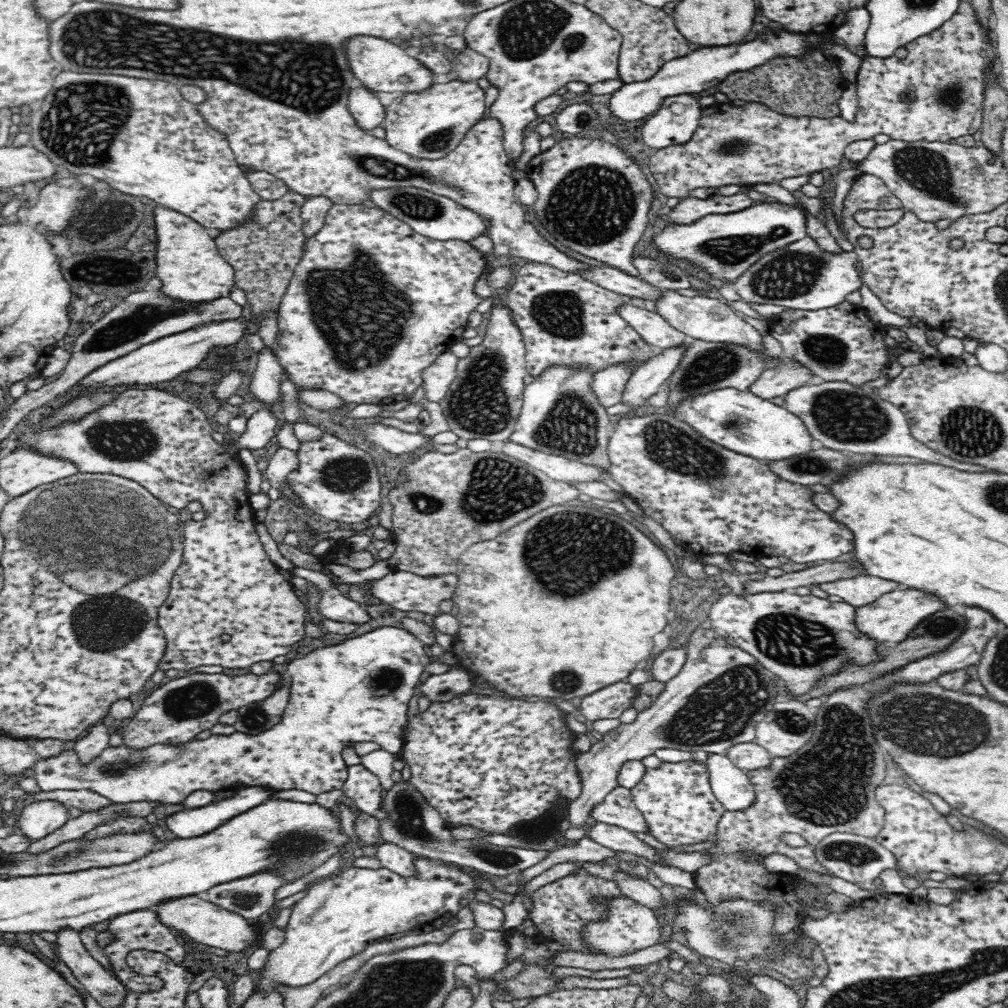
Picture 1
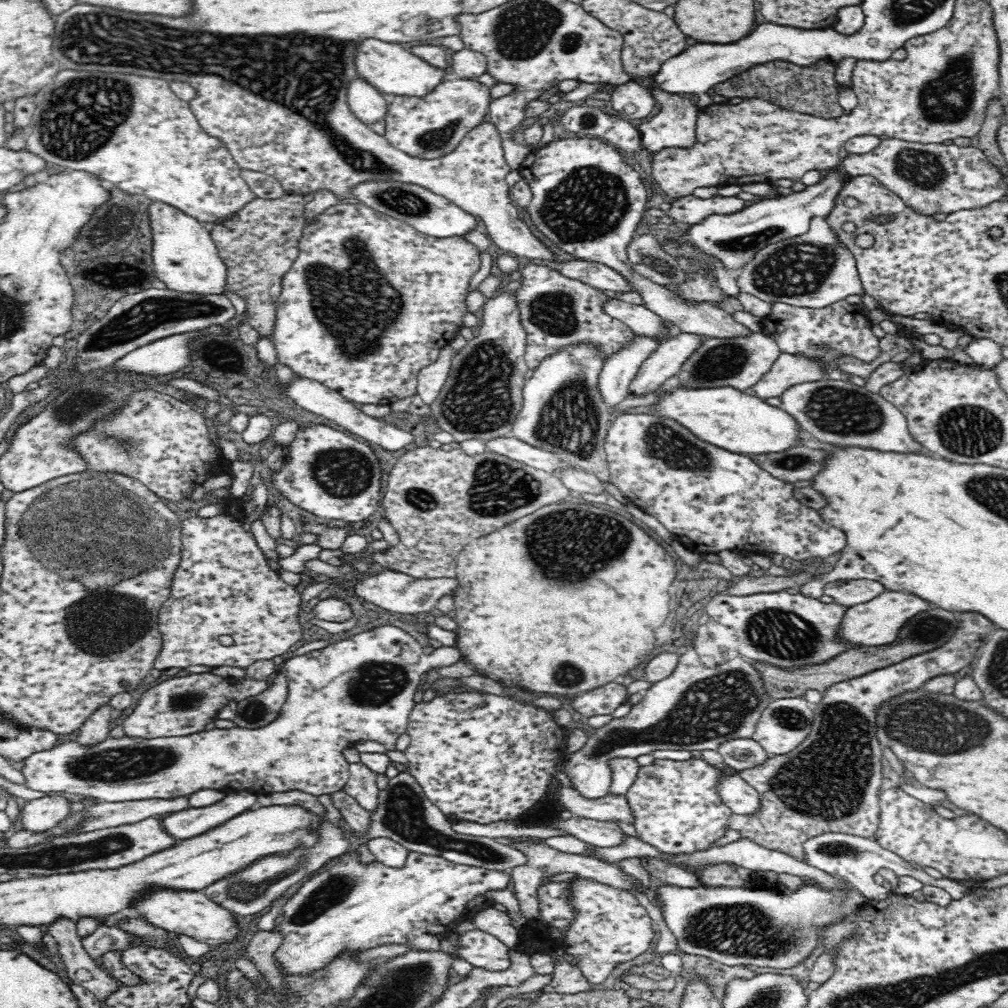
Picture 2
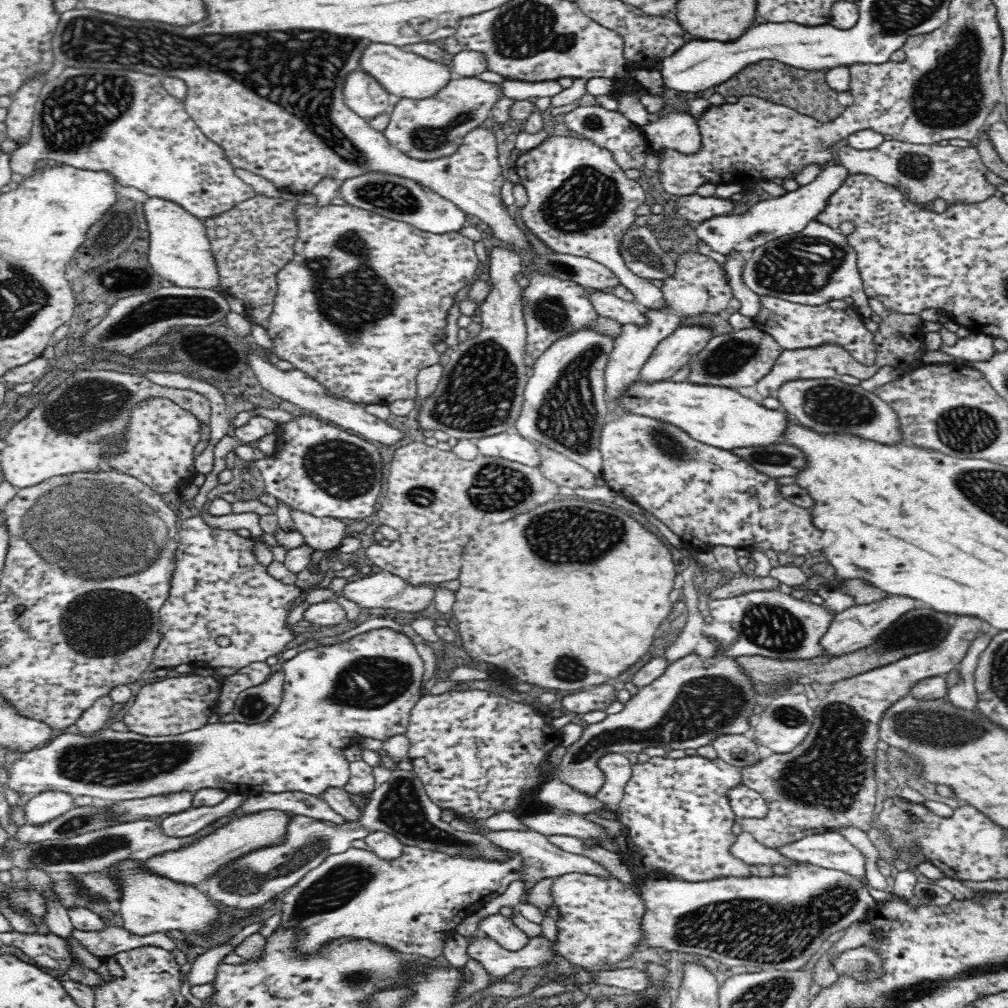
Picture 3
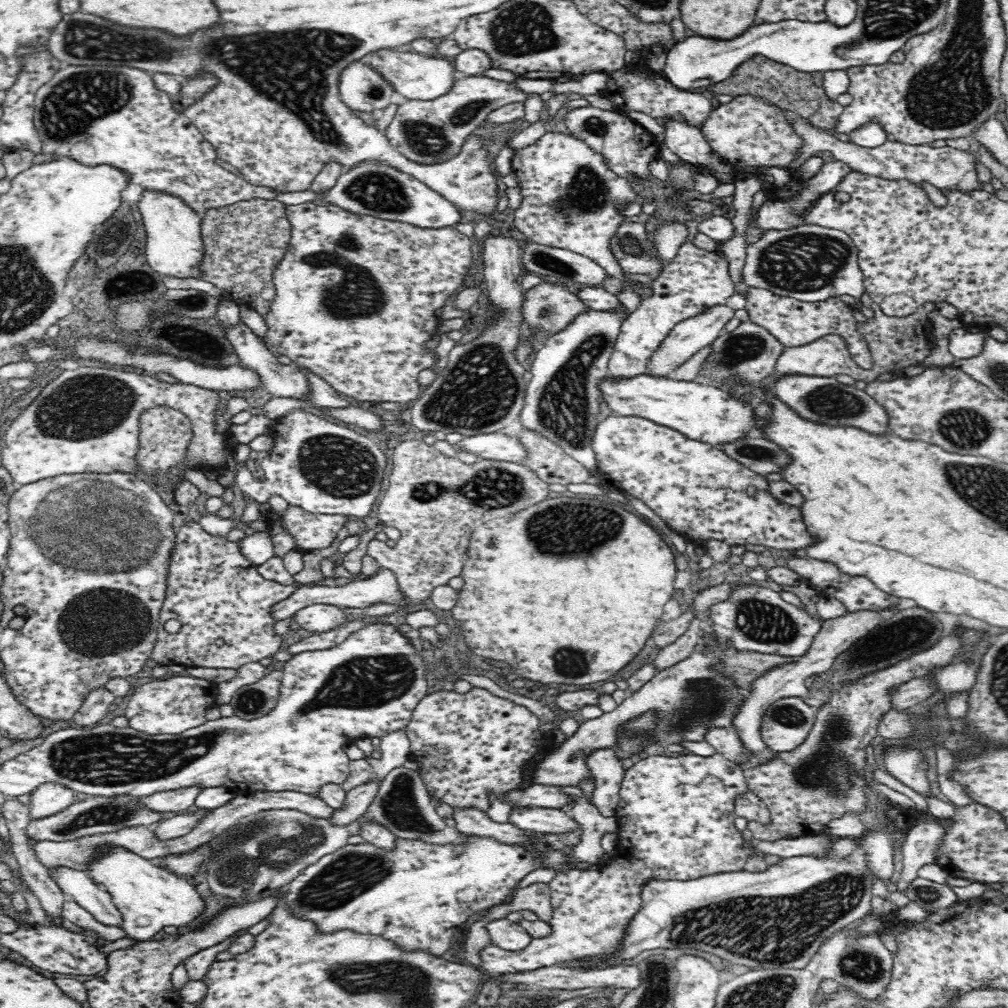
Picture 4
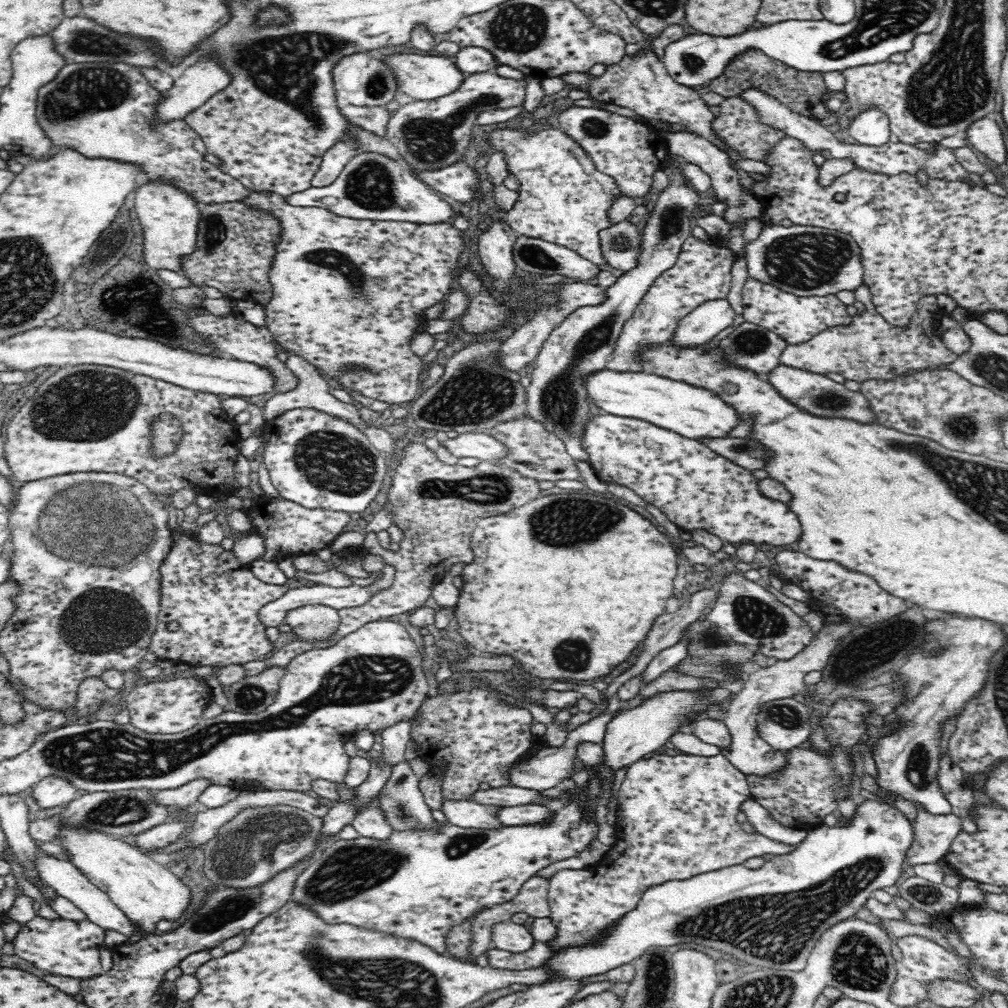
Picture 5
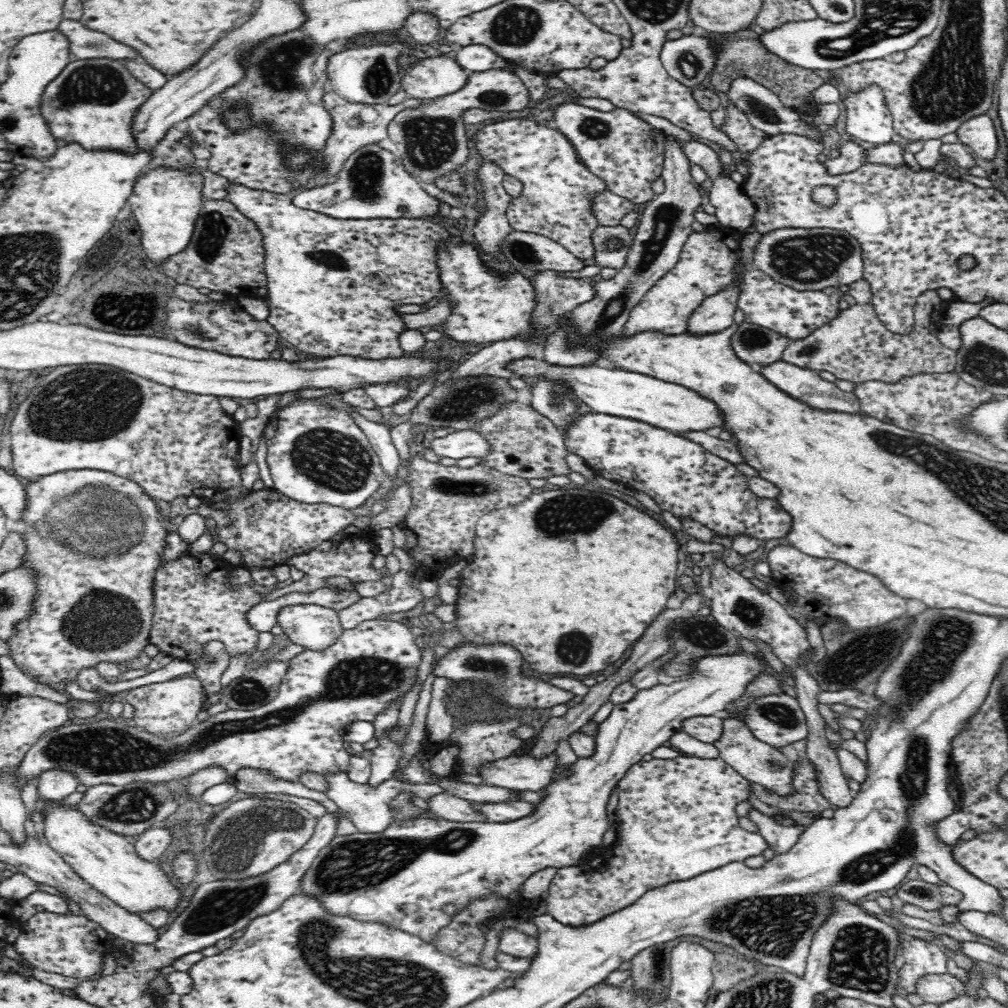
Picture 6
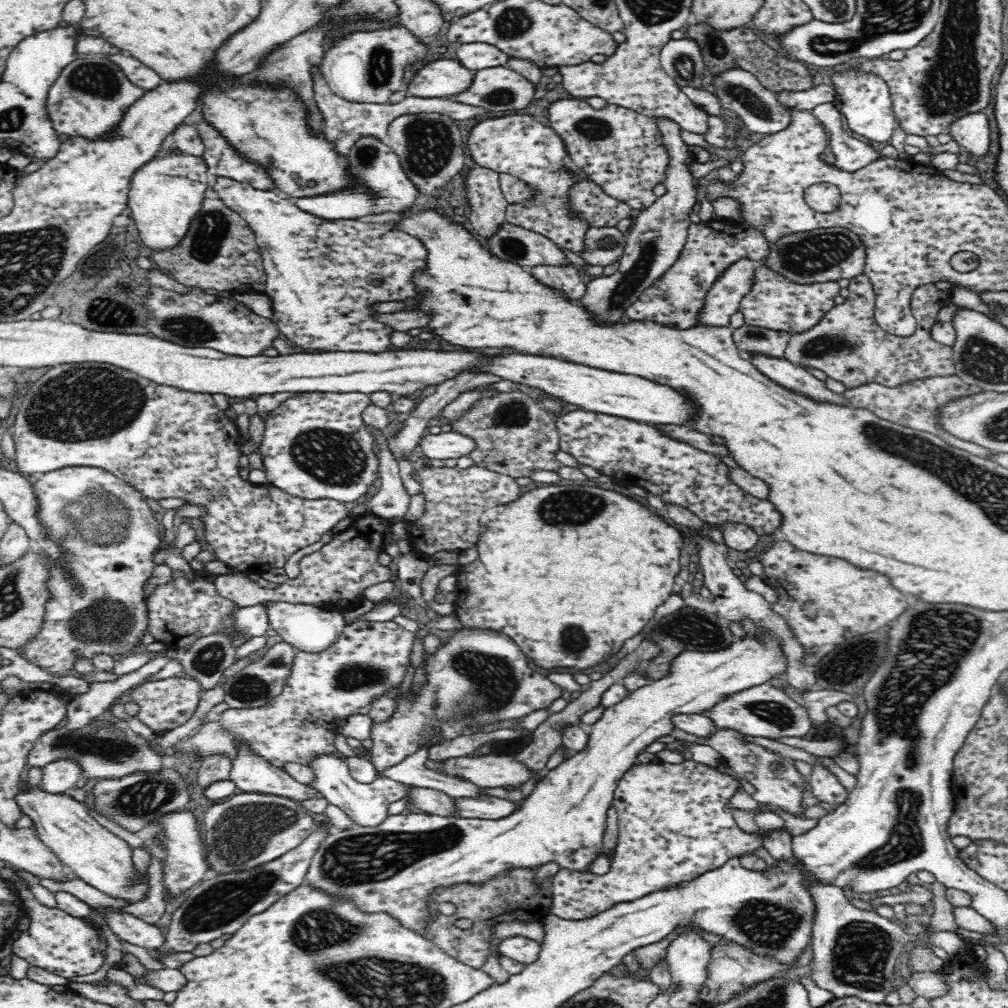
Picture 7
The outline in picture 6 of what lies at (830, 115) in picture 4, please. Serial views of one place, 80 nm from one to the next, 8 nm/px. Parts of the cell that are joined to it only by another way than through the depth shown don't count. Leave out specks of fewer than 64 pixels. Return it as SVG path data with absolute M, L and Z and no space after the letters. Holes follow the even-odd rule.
M748 28L737 30L735 33L719 34L716 32L698 31L702 32L702 37L708 37L712 43L712 49L716 51L714 57L714 68L708 76L711 81L710 87L720 93L724 94L728 90L728 84L736 78L736 76L749 76L753 78L758 84L765 86L778 98L787 105L788 108L796 110L798 113L813 114L816 110L816 103L808 103L804 98L824 84L824 80L816 75L813 70L803 68L796 64L790 64L776 56L773 52L763 46L761 37L754 31Z

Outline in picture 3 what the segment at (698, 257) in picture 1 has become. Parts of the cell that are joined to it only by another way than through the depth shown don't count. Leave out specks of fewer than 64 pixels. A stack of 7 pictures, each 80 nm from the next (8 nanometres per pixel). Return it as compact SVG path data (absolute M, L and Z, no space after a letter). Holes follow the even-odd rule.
M842 164L822 166L819 174L809 184L788 191L780 197L772 197L758 201L745 214L720 215L701 221L696 224L696 234L716 252L728 254L730 250L737 250L746 255L750 254L756 246L783 237L787 234L800 232L810 220L816 218L822 208L826 208L826 200L848 178L848 169Z

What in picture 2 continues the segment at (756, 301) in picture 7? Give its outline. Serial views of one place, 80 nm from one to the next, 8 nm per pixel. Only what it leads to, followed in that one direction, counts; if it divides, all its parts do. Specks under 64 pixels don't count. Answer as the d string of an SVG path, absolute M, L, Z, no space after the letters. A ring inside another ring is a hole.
M845 300L834 302L824 308L806 308L805 306L792 306L783 302L768 302L771 311L762 317L761 328L763 332L770 335L780 347L781 353L798 354L802 356L814 356L814 359L828 361L838 359L839 356L852 356L854 359L864 363L872 363L878 360L881 354L878 337L872 332L872 321L869 319L861 304L851 305Z

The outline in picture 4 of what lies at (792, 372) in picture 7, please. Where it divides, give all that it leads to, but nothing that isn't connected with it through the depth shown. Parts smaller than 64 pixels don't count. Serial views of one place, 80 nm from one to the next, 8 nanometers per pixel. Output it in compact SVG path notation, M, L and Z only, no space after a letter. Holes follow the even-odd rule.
M783 375L775 381L773 390L784 404L806 420L822 424L857 426L872 434L888 431L889 417L885 408L876 403L866 391L856 389L853 385L839 384L834 377Z

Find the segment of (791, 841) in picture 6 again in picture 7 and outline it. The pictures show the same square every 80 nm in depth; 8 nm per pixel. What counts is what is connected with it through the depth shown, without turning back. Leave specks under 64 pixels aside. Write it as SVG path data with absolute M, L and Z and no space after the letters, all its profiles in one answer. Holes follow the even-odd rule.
M786 830L768 832L762 838L763 847L776 861L793 864L803 872L802 885L815 905L811 930L814 962L806 973L818 988L829 990L835 998L858 997L866 1002L882 1004L886 994L892 992L897 983L894 975L896 960L912 935L906 933L899 923L878 915L875 909L854 908L848 903L842 888L822 882L814 873L806 871L806 867L794 857L791 848L793 836Z

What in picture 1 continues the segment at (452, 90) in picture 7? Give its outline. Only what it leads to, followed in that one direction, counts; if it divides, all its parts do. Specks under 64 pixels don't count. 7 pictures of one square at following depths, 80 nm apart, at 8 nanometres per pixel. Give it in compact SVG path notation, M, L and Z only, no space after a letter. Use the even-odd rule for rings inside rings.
M352 38L346 46L348 62L354 76L362 86L379 94L380 92L423 93L433 84L433 72L424 63L412 58L404 47L382 38Z

